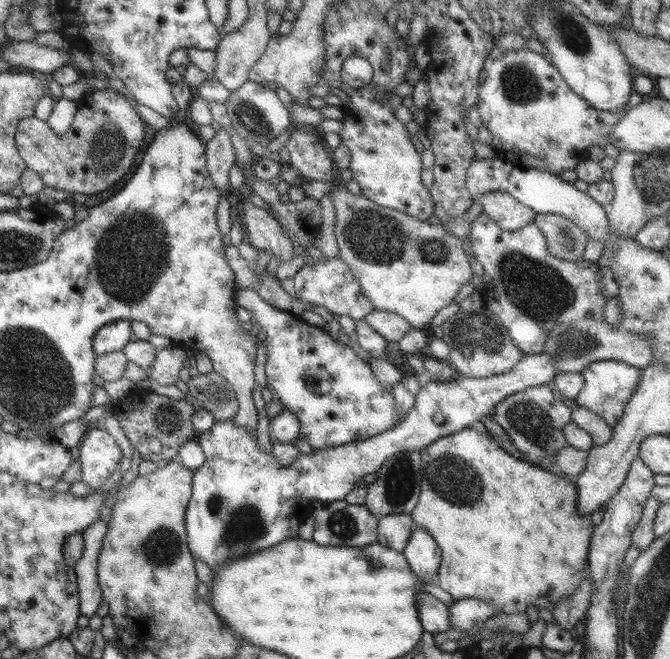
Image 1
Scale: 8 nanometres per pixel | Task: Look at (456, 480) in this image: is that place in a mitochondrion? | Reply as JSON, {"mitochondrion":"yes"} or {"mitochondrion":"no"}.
{"mitochondrion":"yes"}

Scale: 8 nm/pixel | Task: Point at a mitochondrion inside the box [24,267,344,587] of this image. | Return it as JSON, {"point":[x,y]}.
{"point":[244,524]}

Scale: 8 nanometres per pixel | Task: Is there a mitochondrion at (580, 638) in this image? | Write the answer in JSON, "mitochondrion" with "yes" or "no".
{"mitochondrion":"no"}

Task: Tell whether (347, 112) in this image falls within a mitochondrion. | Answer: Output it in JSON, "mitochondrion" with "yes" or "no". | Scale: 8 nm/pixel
{"mitochondrion":"no"}

